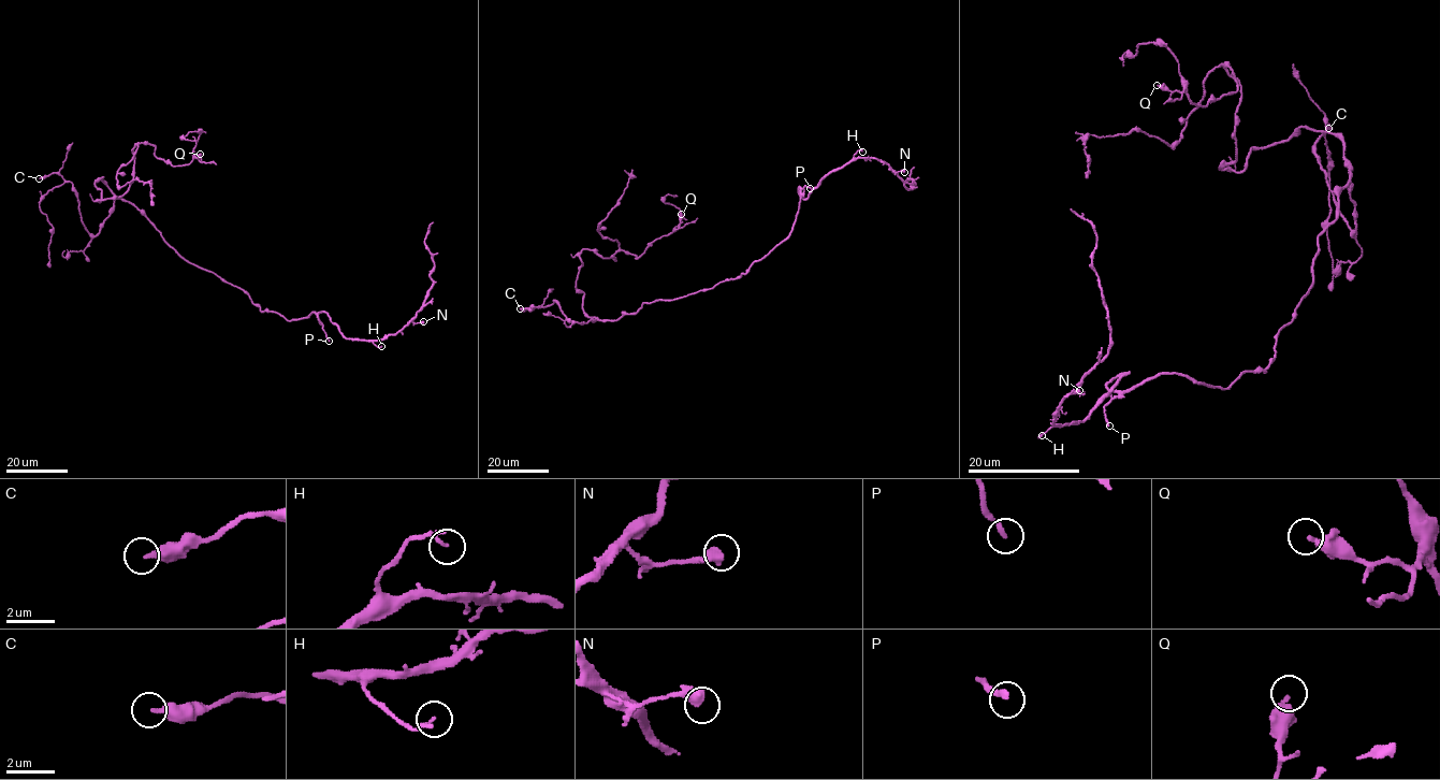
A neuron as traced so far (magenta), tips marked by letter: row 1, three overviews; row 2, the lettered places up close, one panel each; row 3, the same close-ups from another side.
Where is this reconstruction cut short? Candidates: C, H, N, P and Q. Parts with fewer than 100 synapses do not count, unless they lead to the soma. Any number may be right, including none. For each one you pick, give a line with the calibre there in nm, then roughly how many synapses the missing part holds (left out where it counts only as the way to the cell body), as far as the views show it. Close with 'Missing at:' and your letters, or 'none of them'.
P: calibre 240 nm
Missing at: P

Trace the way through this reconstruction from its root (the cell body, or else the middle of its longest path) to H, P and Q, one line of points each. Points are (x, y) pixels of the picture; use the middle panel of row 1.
H: (681, 298), (738, 278), (764, 258), (791, 230), (800, 201), (799, 187), (805, 199), (827, 174), (862, 152)
P: (681, 298), (738, 278), (754, 262), (764, 258), (789, 234), (803, 187), (810, 188)
Q: (681, 298), (598, 320), (584, 311), (576, 278), (583, 249), (638, 258), (681, 214)

